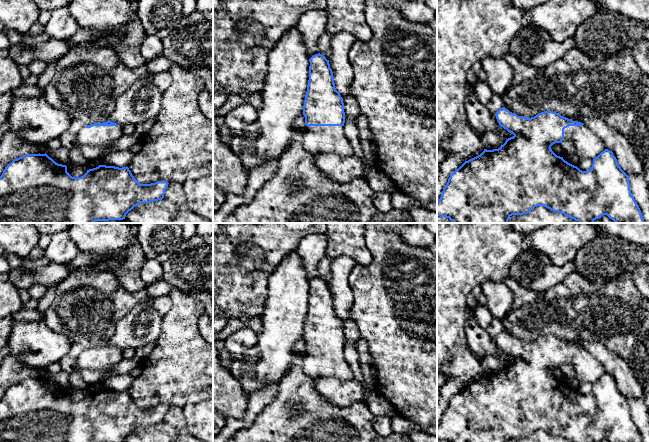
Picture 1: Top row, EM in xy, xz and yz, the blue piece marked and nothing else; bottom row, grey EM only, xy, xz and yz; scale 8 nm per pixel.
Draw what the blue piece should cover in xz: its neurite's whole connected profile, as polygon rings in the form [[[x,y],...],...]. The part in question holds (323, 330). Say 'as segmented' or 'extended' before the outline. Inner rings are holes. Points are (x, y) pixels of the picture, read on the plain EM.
extended; [[[318,277],[309,286],[309,304],[303,329],[307,355],[304,371],[315,380],[327,377],[350,380],[353,373],[344,357],[343,322],[335,312],[329,284]]]

